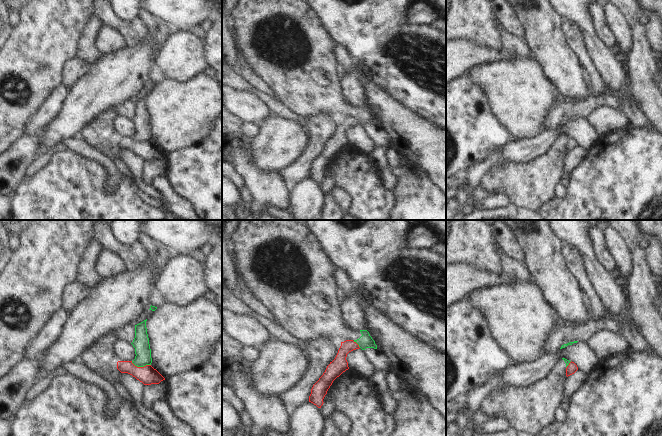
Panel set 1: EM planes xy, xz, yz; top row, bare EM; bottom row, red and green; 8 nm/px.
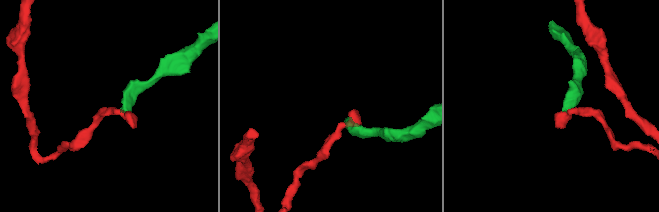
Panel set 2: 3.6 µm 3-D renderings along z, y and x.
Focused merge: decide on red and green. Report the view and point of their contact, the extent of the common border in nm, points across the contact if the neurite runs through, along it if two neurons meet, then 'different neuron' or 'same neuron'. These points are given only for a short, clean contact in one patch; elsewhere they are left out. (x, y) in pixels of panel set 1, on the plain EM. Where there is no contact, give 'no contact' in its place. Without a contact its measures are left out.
xy (141, 143) | 160 nm | along xy (131, 137), (137, 142), (150, 141) | different neuron

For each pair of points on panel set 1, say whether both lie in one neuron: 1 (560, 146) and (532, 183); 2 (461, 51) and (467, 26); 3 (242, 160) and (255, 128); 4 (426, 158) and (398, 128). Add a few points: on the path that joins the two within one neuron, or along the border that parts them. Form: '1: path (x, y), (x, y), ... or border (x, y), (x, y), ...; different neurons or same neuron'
1: path (554, 155), (550, 165), (541, 174); same neuron
2: border (456, 40), (466, 40), (479, 48), (486, 49); different neurons
3: border (245, 123), (245, 133), (253, 138); different neurons
4: path (421, 151), (405, 135); same neuron

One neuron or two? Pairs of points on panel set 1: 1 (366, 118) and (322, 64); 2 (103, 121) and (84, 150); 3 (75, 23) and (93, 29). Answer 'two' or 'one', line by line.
1: one
2: two
3: two

